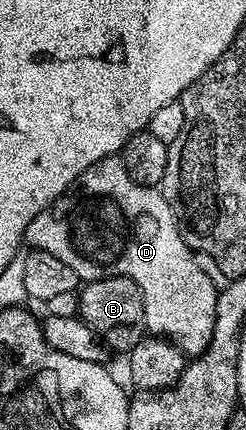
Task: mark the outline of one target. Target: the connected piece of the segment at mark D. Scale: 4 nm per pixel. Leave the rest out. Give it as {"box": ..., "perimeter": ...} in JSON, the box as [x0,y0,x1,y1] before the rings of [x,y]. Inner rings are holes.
{"box":[25,155,219,358],"perimeter":[[[121,155],[109,156],[100,162],[96,162],[92,166],[88,166],[88,170],[84,170],[84,174],[80,174],[80,178],[68,189],[60,198],[56,198],[44,210],[40,210],[40,214],[36,214],[36,218],[32,218],[32,222],[28,222],[28,230],[26,231],[25,243],[31,249],[53,254],[54,257],[60,258],[60,262],[65,262],[67,266],[72,266],[72,270],[76,270],[79,281],[89,282],[92,280],[103,280],[109,276],[127,276],[136,282],[136,286],[140,286],[142,297],[144,298],[144,314],[146,315],[146,331],[158,337],[165,337],[187,357],[197,358],[202,355],[202,351],[208,346],[208,342],[212,342],[212,330],[216,326],[216,302],[218,301],[219,289],[215,288],[212,278],[208,278],[208,274],[204,274],[204,270],[200,270],[195,253],[184,242],[184,238],[178,229],[176,218],[172,214],[172,210],[168,206],[168,202],[163,198],[161,191],[157,187],[146,188],[142,184],[136,183],[128,174],[128,170],[124,166]]]}

